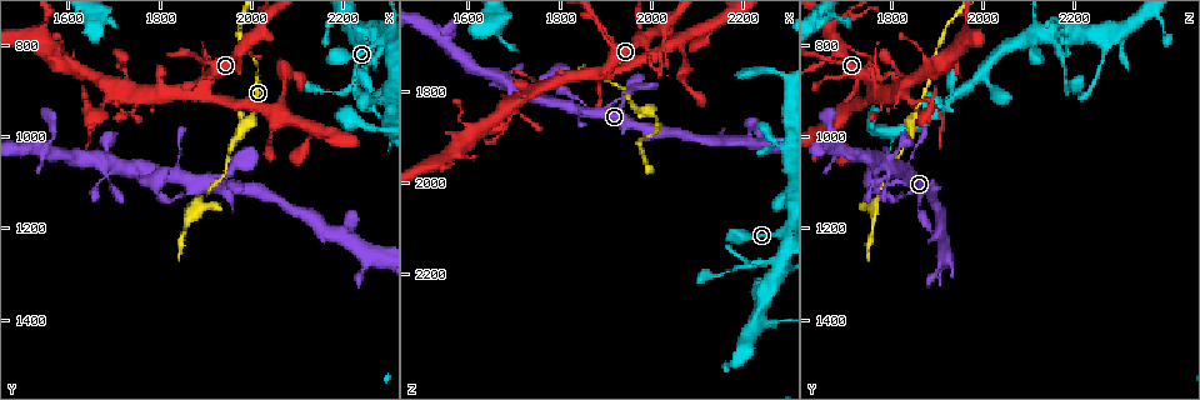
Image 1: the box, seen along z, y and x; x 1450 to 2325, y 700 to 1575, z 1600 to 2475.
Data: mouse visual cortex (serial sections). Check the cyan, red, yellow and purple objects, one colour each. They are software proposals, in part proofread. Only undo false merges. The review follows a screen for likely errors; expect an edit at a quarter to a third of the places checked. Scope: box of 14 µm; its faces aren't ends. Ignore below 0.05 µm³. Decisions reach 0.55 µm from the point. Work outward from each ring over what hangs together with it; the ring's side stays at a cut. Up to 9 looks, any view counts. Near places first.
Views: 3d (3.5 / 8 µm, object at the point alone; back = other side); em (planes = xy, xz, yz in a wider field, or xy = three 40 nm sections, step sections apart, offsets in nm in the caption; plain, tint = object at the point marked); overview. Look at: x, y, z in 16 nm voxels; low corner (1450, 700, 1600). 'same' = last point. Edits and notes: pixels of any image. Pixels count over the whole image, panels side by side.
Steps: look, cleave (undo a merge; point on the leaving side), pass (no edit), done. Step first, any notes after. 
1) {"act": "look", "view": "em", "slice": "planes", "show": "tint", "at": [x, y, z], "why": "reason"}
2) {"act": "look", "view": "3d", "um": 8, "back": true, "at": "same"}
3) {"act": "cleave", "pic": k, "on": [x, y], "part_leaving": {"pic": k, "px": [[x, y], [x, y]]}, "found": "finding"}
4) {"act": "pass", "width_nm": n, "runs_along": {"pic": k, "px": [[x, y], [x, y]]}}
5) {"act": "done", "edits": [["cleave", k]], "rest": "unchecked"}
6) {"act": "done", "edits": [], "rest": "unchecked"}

{"act": "look", "view": "3d", "um": 8, "at": [1885, 1155, 1755], "why": "sudden change in width"}

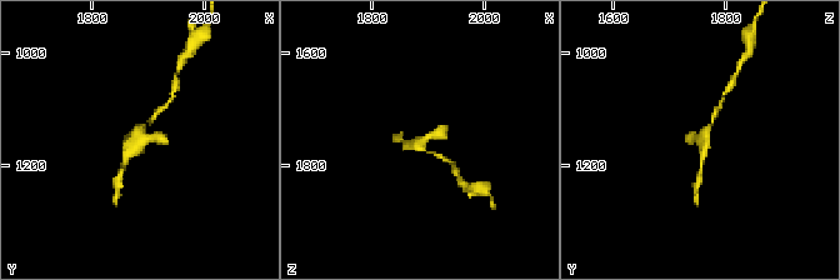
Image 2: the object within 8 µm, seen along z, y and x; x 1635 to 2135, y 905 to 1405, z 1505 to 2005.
{"act": "look", "view": "em", "slice": "planes", "show": "tint", "at": [1885, 1150, 1765], "why": "now the EM"}

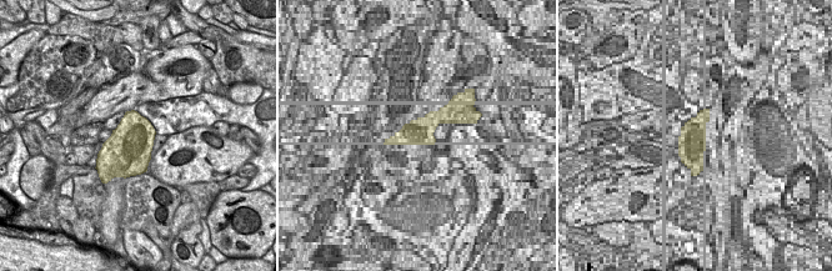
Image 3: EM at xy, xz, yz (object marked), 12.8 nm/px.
{"act": "pass", "runs_along": {"pic": 2, "px": [[159, 113], [140, 129], [121, 169]]}, "found": "one cell here"}

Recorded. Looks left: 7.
{"act": "look", "view": "3d", "um": 3.5, "at": [2285, 810, 2165]}

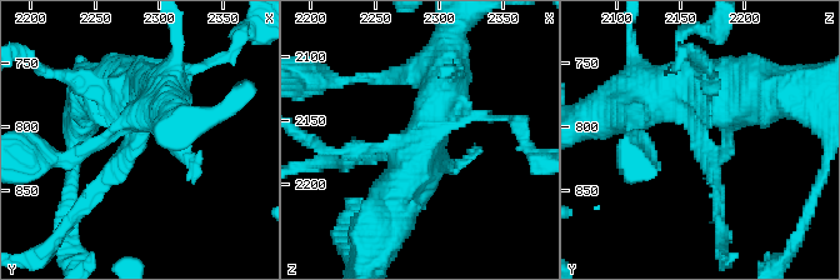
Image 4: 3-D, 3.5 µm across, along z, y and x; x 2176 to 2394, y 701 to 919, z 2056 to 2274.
{"act": "look", "view": "em", "slice": "planes", "show": "tint", "at": [2284, 808, 2166], "arm_widths_nm": [150, 600]}

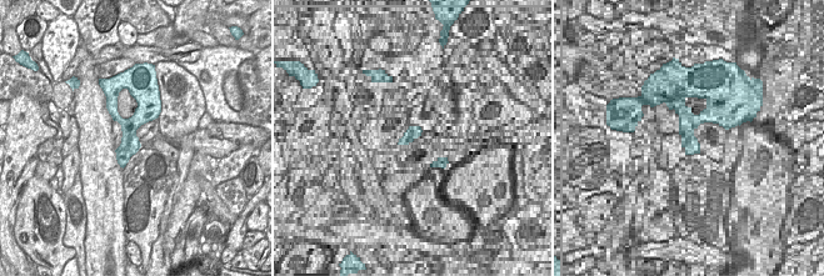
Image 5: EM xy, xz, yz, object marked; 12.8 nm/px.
{"act": "look", "view": "em", "slice": "xy", "step": 2, "show": "tint", "at": "same", "why": "another direction"}

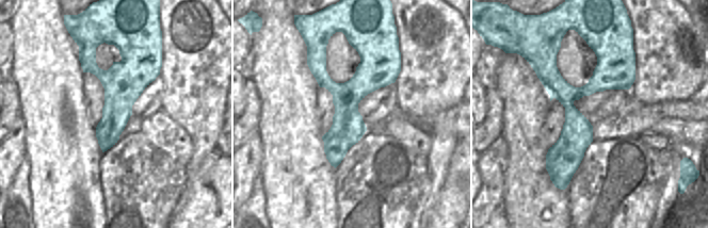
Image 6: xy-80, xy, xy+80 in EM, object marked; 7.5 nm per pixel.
{"act": "pass", "width_nm": 240, "runs_along": {"pic": 4, "px": [[159, 100], [86, 200]]}, "found": "continuous, no second cell"}

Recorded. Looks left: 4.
{"act": "look", "view": "3d", "um": 8, "back": true, "at": [2265, 920, 1915], "why": "branch point"}

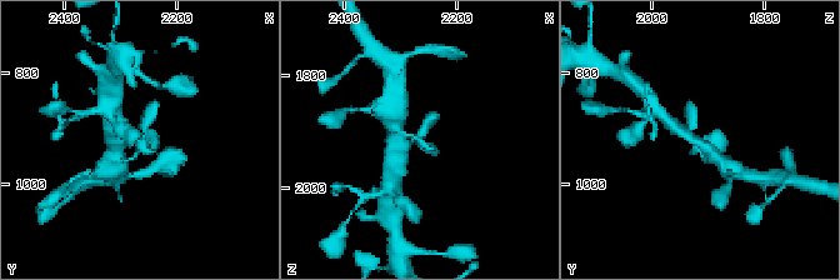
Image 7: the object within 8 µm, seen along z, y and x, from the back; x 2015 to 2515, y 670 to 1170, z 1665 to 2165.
{"act": "look", "view": "3d", "um": 3.5, "at": [2275, 920, 1910], "why": "zoom in"}

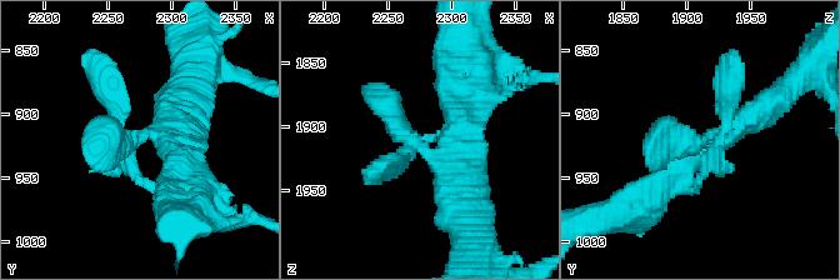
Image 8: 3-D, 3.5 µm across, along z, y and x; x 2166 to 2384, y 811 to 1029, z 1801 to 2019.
{"act": "look", "view": "em", "slice": "xy", "step": 5, "show": "tint", "at": [2270, 926, 1910]}

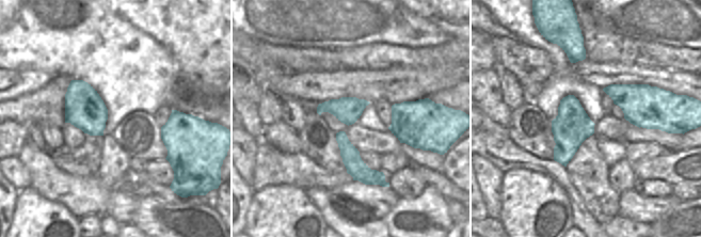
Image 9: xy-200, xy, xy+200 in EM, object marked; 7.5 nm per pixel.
{"act": "pass", "found": "all the same cell"}

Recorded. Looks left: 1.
{"act": "done", "edits": [], "rest": "unchecked"}

